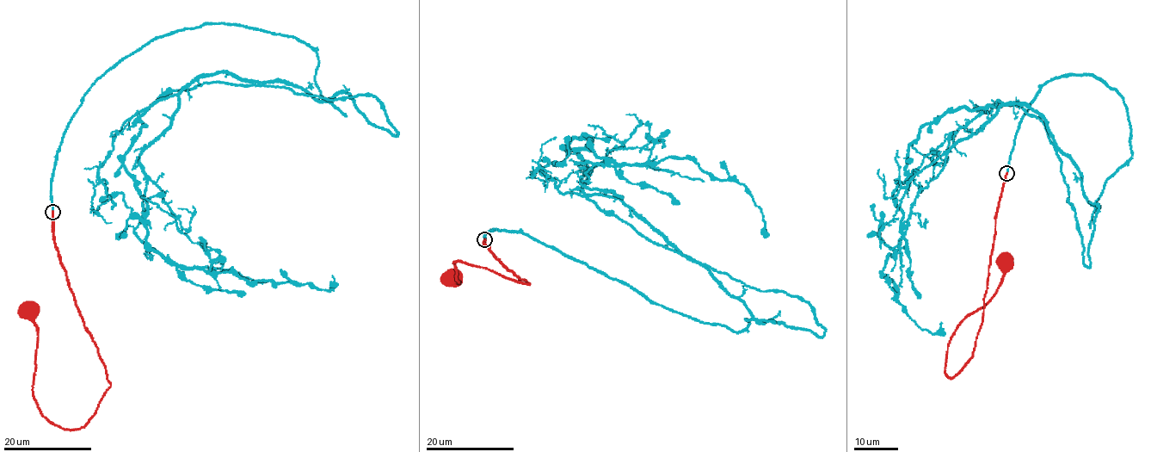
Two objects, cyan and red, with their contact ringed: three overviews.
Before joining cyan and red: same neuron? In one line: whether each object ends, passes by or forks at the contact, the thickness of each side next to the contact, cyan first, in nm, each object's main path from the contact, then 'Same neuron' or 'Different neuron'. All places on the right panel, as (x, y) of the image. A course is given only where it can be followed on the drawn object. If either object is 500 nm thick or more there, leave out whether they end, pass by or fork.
At the ring cyan ends. At the ring red ends. Thickness 240 nm (cyan) against 280 nm. Course of cyan: (1007, 172), (1043, 83), (1122, 97), (1131, 157), (1095, 204), (1014, 102), (908, 184), (883, 273), (941, 322). Course of red: (1007, 173), (981, 328), (972, 356), (950, 377), (947, 346), (958, 324), (996, 291), (1010, 265), (1006, 258). Same neuron

